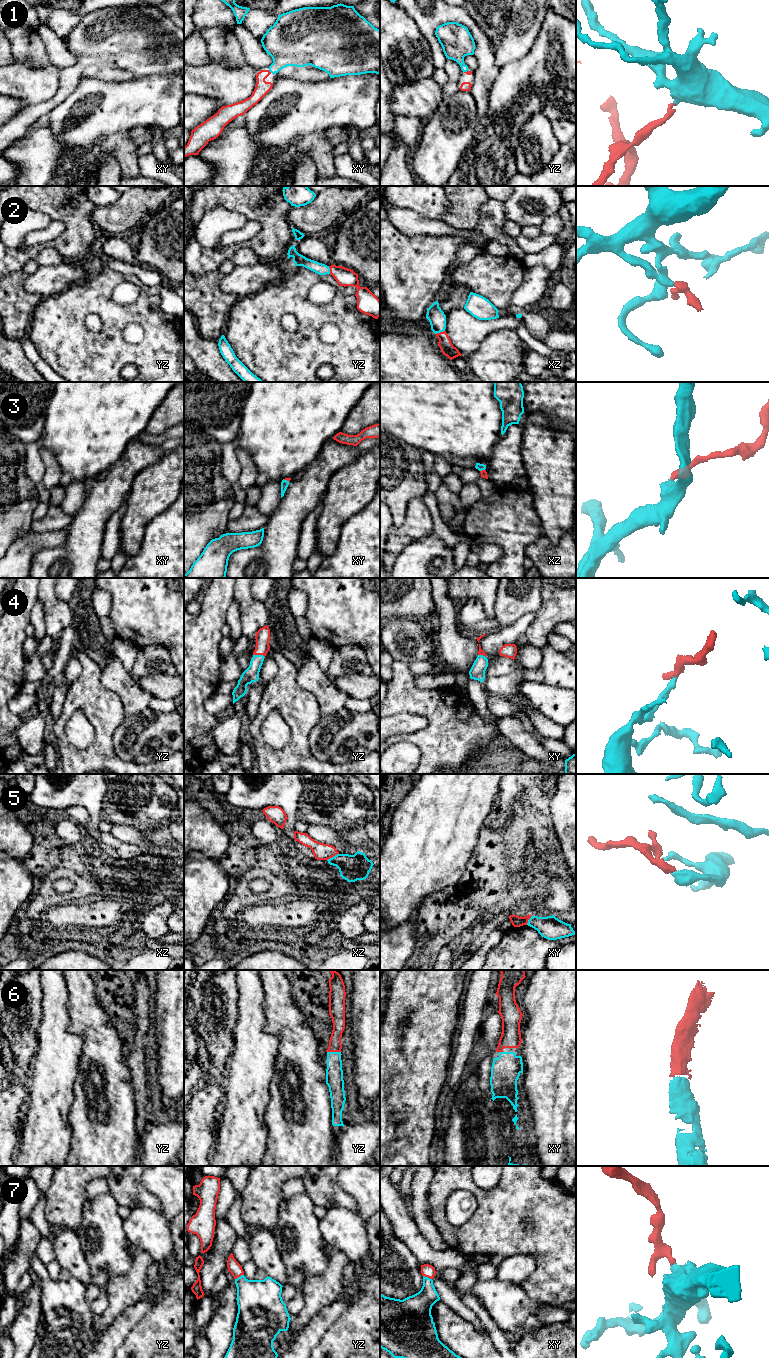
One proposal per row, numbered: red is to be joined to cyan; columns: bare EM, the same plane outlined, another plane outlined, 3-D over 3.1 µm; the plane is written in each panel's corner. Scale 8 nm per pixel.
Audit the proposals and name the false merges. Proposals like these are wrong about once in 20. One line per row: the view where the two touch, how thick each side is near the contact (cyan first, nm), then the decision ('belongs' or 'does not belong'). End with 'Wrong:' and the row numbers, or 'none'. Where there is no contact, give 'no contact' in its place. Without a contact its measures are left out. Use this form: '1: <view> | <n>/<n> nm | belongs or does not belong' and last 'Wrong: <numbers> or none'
1: xy | 320/120 nm | belongs
2: xz | 140/110 nm | belongs
3: xy | 60/30 nm | belongs
4: yz | 120/120 nm | belongs
5: xz | 220/140 nm | does not belong
6: yz | 140/100 nm | belongs
7: yz | 340/100 nm | belongs
Wrong: 5

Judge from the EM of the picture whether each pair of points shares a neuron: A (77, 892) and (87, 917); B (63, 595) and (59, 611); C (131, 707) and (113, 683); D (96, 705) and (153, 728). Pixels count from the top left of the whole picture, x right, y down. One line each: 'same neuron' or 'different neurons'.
A: different neurons
B: different neurons
C: same neuron
D: different neurons

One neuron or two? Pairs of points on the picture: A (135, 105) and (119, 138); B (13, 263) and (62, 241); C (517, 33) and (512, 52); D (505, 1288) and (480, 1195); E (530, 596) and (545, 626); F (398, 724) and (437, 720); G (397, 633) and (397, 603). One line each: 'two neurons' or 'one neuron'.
A: two neurons
B: one neuron
C: one neuron
D: two neurons
E: two neurons
F: two neurons
G: two neurons

